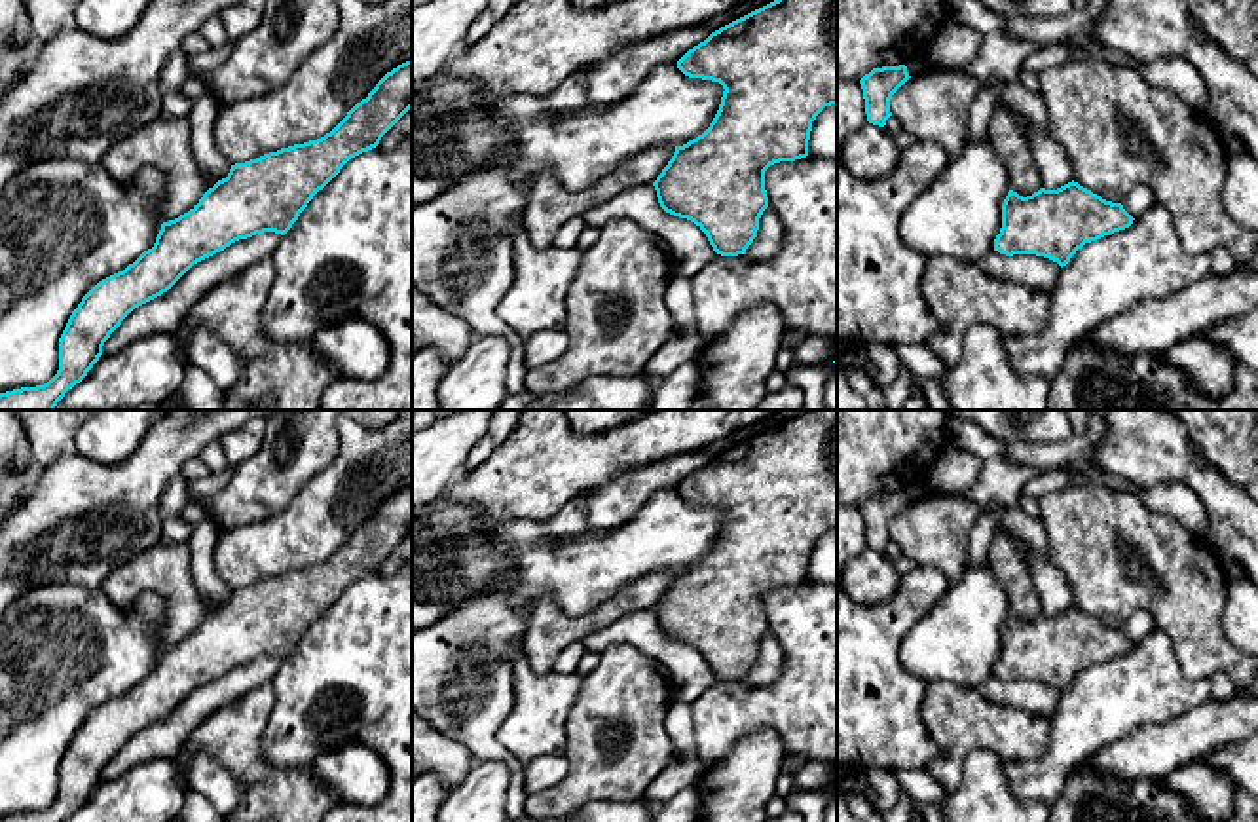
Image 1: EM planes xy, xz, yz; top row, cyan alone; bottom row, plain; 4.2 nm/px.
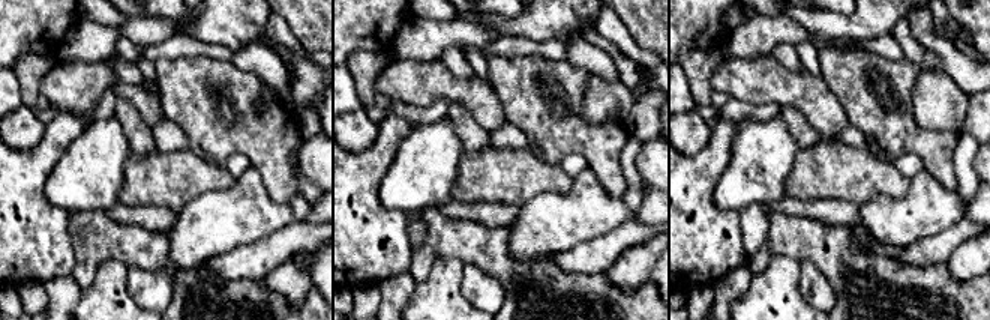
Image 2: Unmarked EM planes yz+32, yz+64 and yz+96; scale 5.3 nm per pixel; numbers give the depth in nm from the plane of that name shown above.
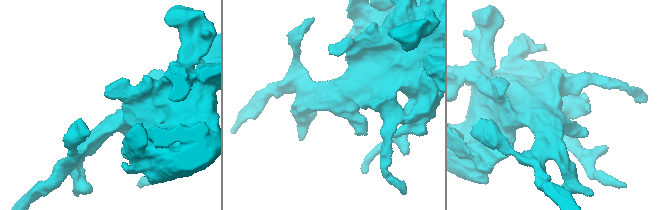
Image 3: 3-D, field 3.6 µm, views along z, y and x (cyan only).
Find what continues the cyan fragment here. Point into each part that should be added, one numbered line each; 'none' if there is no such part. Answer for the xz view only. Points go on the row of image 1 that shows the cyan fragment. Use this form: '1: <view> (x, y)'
1: xz (549, 204)

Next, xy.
1: xy (164, 143)

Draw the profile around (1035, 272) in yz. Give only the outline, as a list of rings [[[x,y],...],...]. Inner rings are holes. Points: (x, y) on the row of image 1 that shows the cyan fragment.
[[[990,251],[977,266],[990,277],[1021,283],[1032,290],[1051,292],[1061,266],[1036,254],[1006,256]]]

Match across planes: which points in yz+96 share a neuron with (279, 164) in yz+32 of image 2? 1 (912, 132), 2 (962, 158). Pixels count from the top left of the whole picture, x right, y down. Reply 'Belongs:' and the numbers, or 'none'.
Belongs: 1

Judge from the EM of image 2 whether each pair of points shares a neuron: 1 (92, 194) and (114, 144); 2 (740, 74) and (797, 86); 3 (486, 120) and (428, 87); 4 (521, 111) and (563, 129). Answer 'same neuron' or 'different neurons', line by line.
1: same neuron
2: same neuron
3: same neuron
4: same neuron

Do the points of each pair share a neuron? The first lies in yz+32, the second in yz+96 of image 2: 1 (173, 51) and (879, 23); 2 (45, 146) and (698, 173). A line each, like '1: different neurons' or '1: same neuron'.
1: different neurons
2: same neuron

